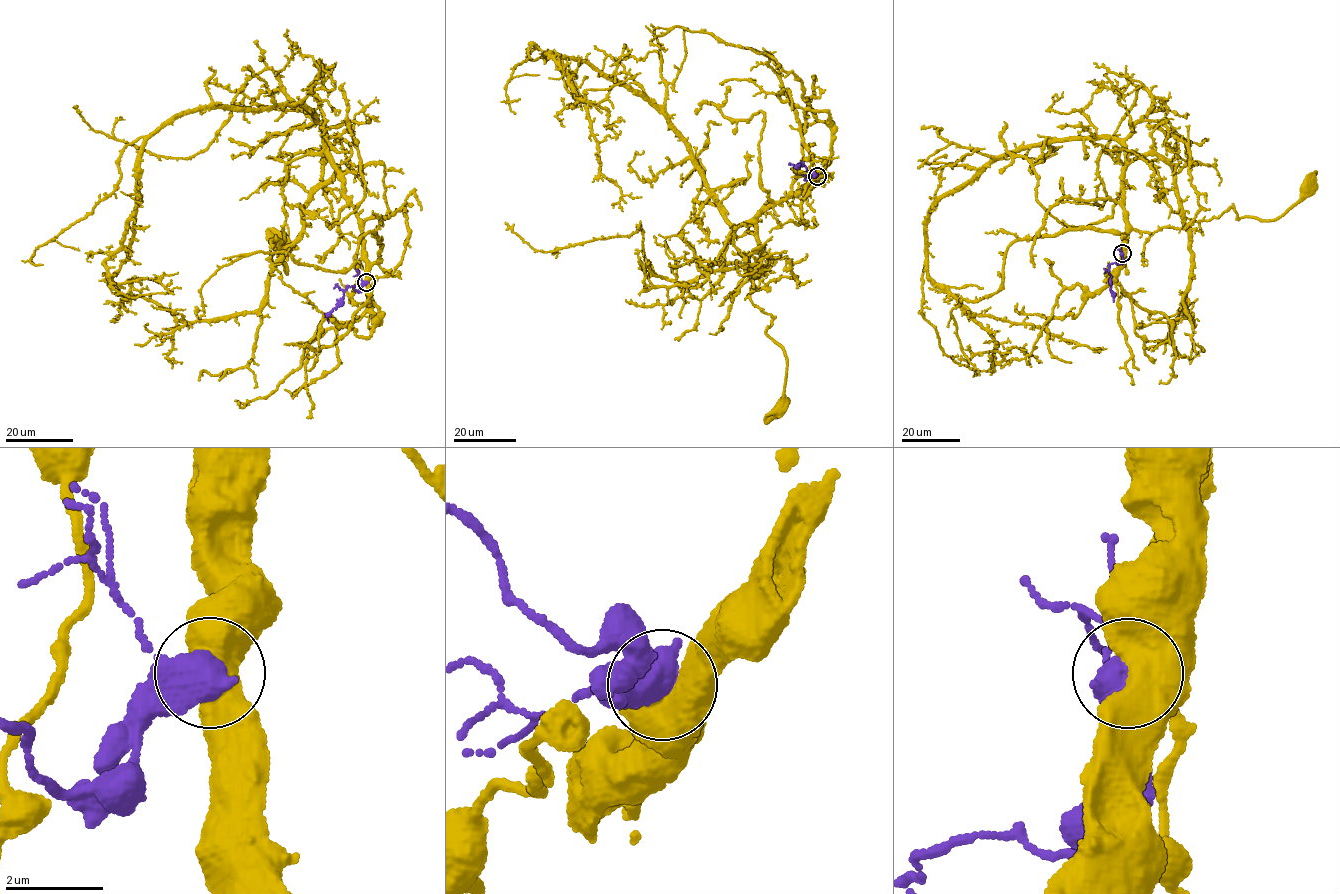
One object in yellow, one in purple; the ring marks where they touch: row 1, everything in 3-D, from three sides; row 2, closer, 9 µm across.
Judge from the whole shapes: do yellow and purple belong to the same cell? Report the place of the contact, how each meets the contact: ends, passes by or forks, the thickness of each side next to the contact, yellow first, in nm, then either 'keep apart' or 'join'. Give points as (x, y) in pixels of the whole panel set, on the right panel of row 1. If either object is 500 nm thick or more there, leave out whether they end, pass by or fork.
place (1122, 253); calibres 850 and 550 nm; keep apart

